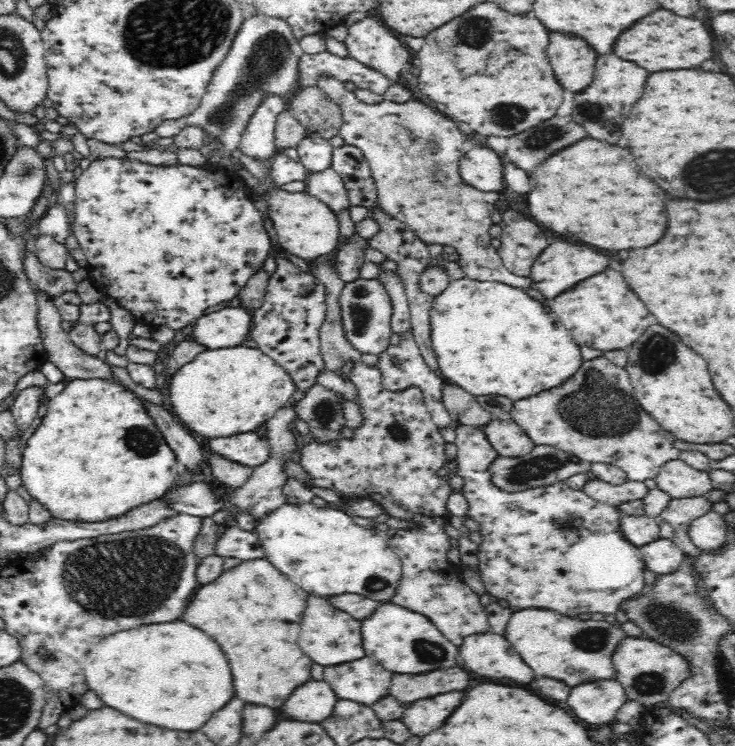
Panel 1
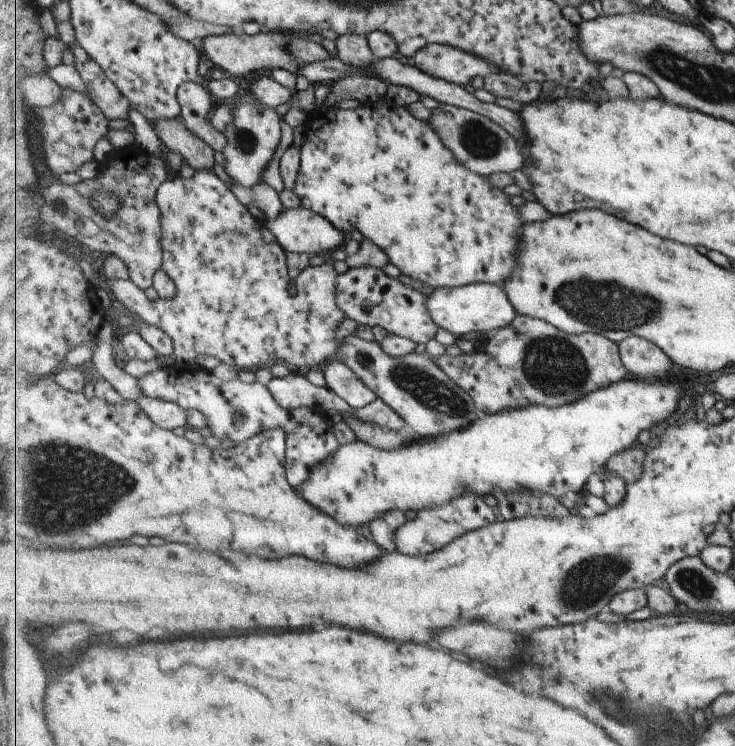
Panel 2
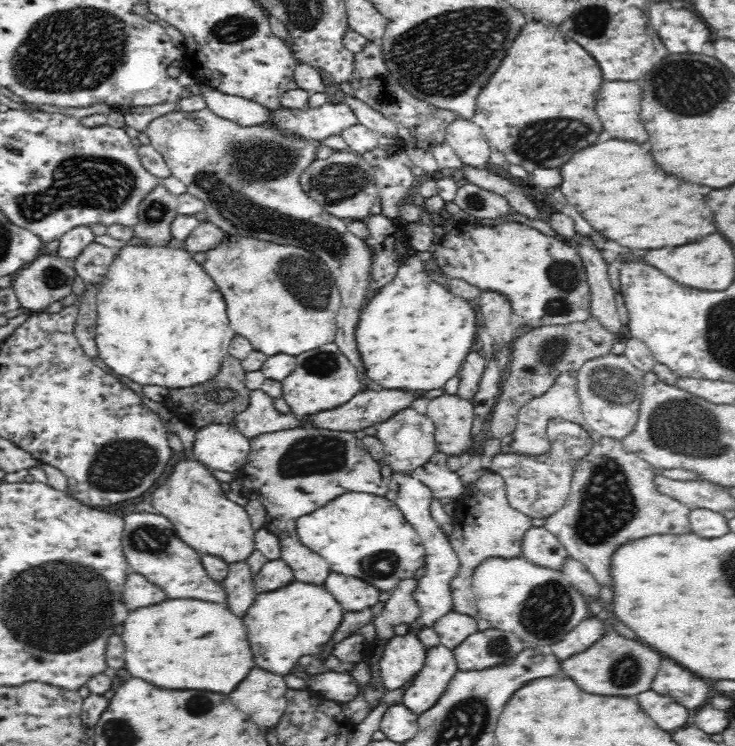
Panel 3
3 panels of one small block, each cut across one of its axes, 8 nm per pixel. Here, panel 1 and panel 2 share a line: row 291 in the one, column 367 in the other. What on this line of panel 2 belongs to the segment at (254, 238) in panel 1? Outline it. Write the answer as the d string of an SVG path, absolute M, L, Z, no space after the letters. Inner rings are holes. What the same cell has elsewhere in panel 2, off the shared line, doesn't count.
M387 98L379 99L372 104L363 103L354 110L343 110L339 108L319 108L309 113L308 121L303 127L305 135L304 143L301 149L301 170L297 176L297 182L294 183L294 191L301 198L302 206L311 208L313 212L325 216L327 220L333 222L341 232L347 236L351 232L358 230L365 239L373 240L387 256L391 256L391 263L401 272L402 277L414 285L422 284L431 286L431 288L455 288L477 282L489 282L502 286L503 282L513 274L519 254L521 254L521 238L523 238L523 224L525 220L521 218L521 212L516 206L511 204L511 198L502 188L495 188L493 182L489 182L488 176L481 176L465 168L453 152L441 142L439 133L433 130L429 121L415 118L404 106L395 105Z

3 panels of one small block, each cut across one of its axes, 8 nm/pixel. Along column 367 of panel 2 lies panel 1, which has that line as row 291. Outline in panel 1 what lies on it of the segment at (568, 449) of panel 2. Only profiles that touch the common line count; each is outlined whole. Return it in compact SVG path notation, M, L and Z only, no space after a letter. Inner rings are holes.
M466 276L450 280L444 292L435 296L431 308L431 340L442 378L458 384L474 396L506 396L522 400L542 390L564 384L583 363L580 346L570 338L560 318L542 302L530 298L521 288L496 281L472 280Z

